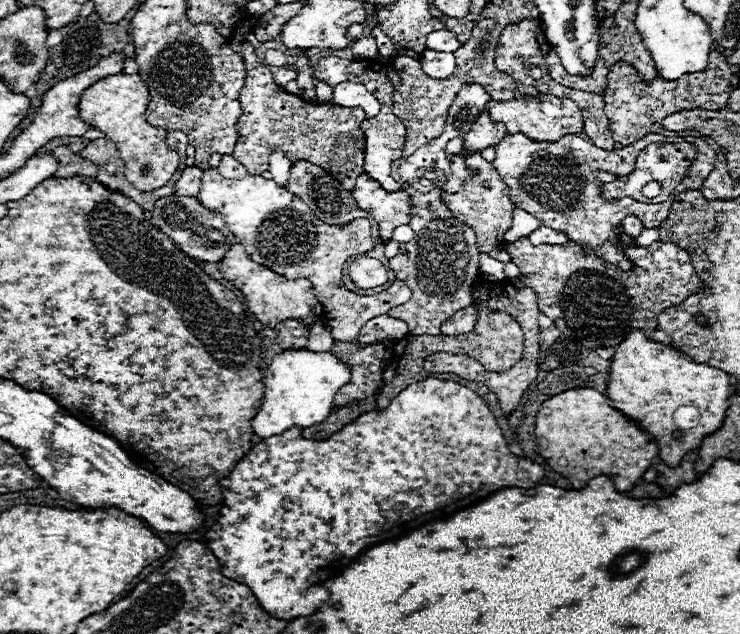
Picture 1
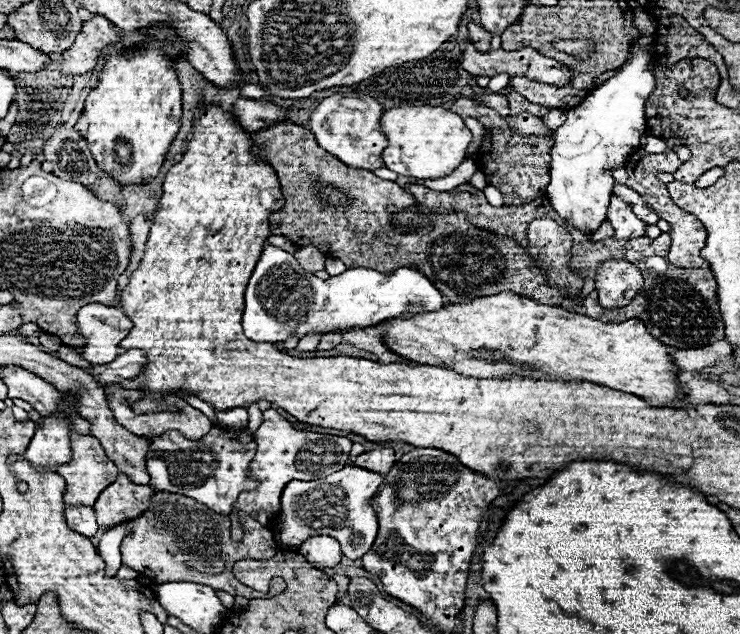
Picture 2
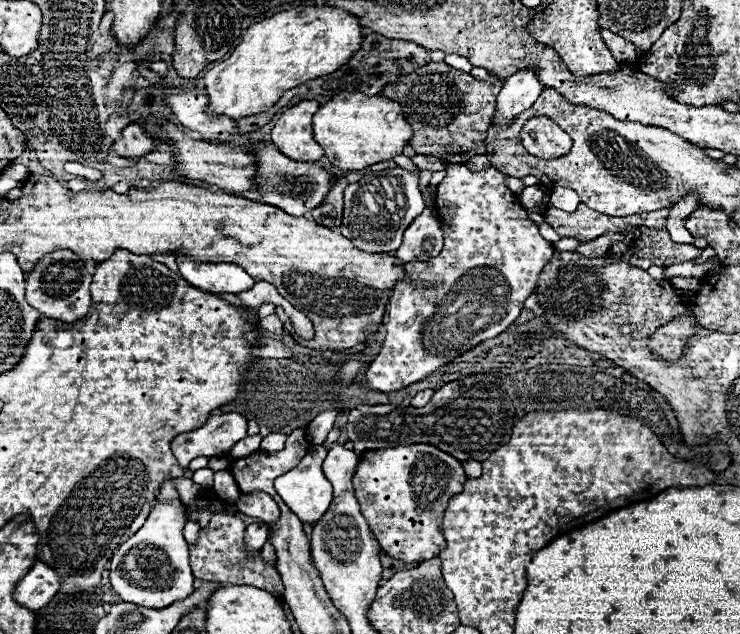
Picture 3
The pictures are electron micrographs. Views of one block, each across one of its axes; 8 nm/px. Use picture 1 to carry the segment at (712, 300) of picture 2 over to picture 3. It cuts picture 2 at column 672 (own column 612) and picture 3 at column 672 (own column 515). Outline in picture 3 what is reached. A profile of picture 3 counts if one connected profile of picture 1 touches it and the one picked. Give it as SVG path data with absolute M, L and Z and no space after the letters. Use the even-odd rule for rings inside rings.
M630 230L624 232L622 242L616 242L610 248L608 260L632 262L632 266L646 270L652 264L664 268L670 264L688 262L700 254L702 250L696 250L696 246L672 242L666 230Z

